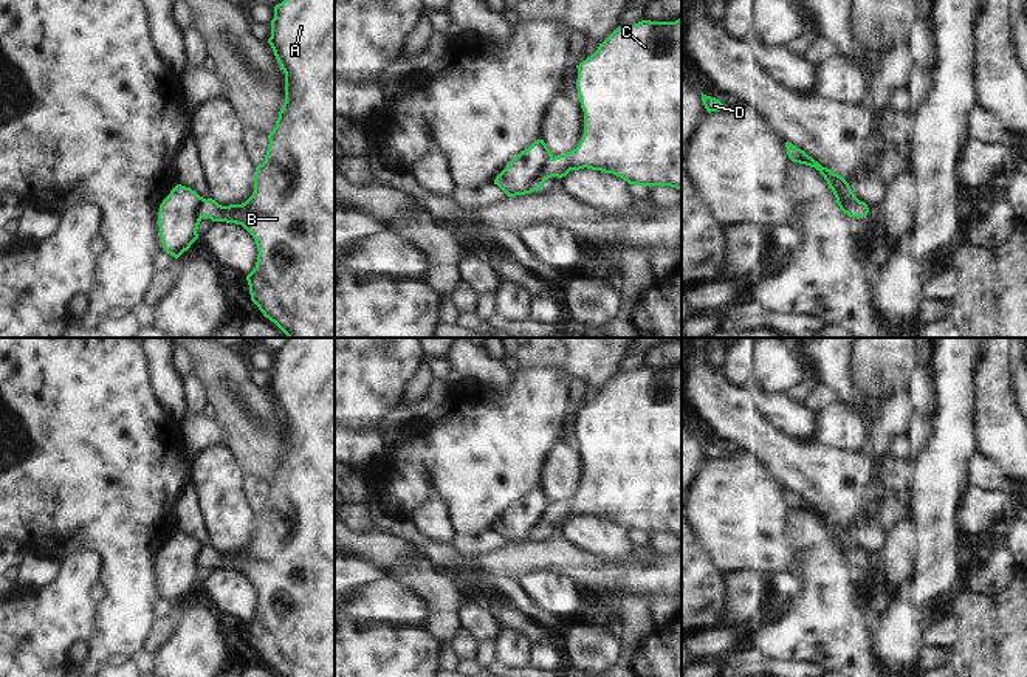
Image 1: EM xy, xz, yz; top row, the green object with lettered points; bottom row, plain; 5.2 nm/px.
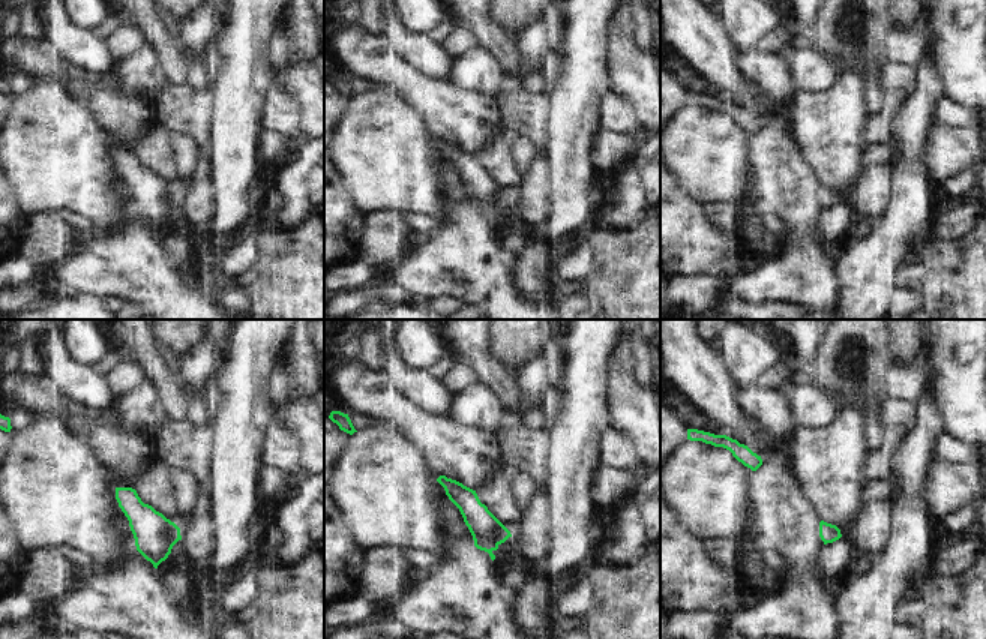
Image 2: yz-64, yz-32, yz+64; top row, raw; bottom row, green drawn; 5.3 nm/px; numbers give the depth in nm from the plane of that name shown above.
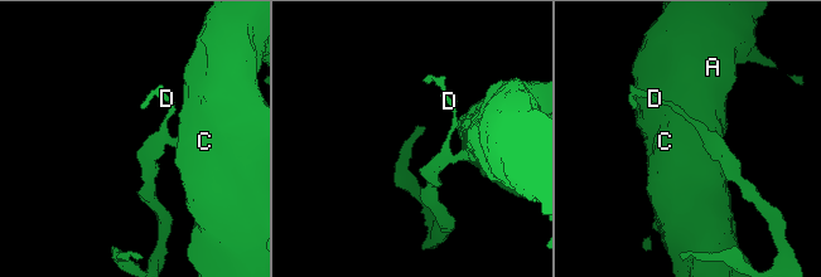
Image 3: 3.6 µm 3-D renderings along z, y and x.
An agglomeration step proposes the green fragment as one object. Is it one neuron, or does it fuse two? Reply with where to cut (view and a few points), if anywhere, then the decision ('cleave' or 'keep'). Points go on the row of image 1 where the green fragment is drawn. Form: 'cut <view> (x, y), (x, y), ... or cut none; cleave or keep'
cut yz (858, 200), (852, 211), (854, 216); cleave

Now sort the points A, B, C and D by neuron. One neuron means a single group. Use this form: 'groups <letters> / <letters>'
groups A B C / D

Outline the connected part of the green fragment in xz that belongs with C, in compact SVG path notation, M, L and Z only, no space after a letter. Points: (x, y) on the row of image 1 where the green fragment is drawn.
M682 19L641 20L617 28L578 68L578 99L584 112L584 135L576 149L550 161L547 178L592 169L613 174L629 184L671 186L682 191Z

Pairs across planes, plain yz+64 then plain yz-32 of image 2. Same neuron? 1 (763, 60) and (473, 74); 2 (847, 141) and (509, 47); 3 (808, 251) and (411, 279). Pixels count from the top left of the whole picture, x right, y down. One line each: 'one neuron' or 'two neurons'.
1: two neurons
2: two neurons
3: one neuron

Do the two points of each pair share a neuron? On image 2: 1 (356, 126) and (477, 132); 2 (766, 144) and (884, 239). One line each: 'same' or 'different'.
1: different
2: different

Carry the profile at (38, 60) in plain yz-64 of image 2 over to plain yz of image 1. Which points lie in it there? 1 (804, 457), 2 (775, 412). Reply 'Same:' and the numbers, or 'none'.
Same: 1

